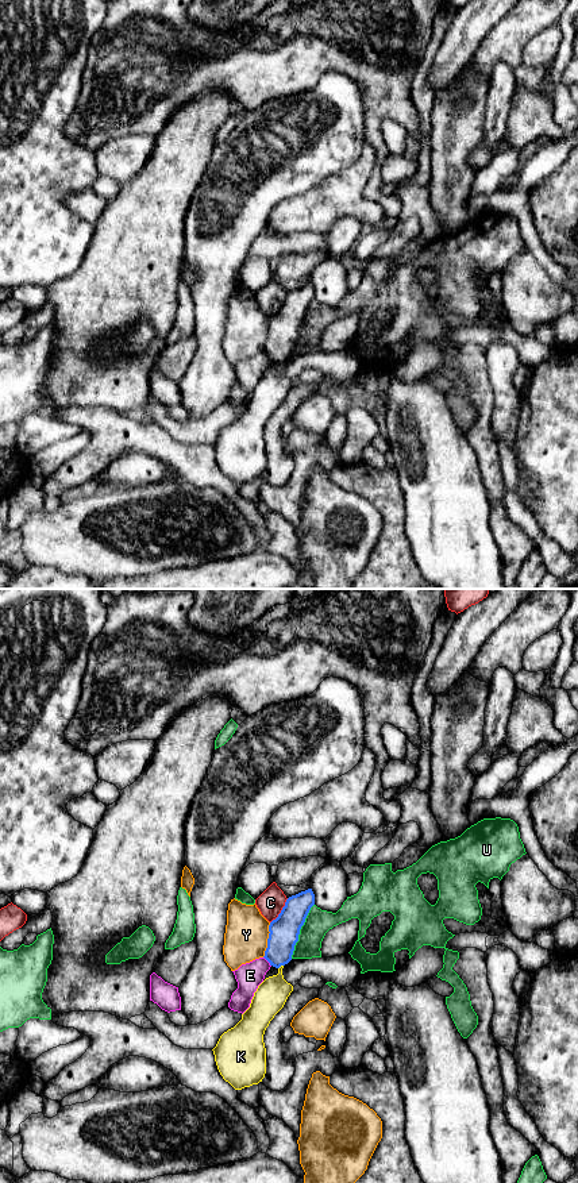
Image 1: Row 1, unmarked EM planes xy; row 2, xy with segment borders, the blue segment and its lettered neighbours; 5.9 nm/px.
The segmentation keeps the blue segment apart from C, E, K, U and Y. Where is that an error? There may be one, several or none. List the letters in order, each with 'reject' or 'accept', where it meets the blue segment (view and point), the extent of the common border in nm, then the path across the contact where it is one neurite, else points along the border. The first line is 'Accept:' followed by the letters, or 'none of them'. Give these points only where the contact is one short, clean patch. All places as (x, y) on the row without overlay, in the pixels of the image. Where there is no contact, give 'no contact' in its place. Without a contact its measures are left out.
Accept: none of them
C: reject; contact xy (281, 305); length 190 nm
E: reject; contact xy (268, 355); length 80 nm; border xy (264, 351), (270, 361)
K: reject; contact xy (280, 361); length 40 nm
U: reject; contact xy (299, 326); length 360 nm
Y: reject; contact xy (268, 335); length 220 nm; border xy (270, 318), (266, 345), (262, 351)

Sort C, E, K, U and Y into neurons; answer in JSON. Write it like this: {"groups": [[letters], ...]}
{"groups": [["C"], ["E"], ["K"], ["U"], ["Y"]]}

